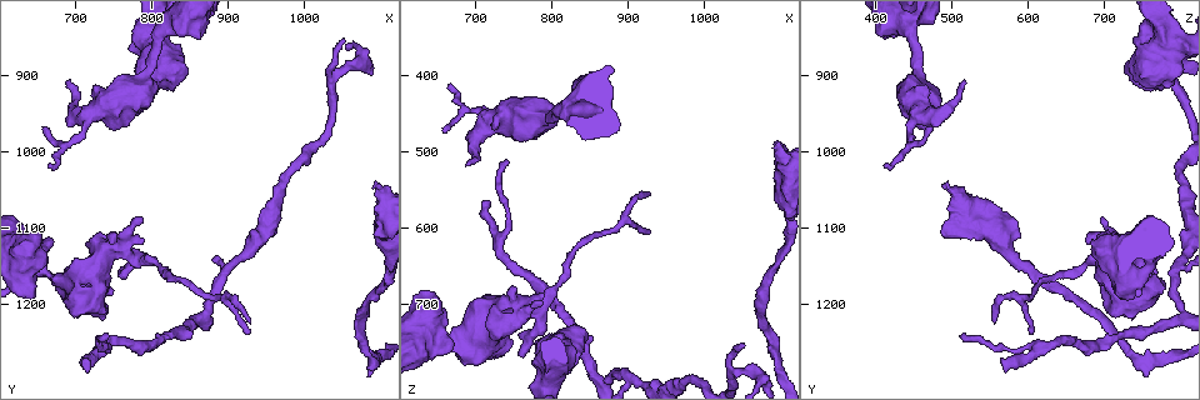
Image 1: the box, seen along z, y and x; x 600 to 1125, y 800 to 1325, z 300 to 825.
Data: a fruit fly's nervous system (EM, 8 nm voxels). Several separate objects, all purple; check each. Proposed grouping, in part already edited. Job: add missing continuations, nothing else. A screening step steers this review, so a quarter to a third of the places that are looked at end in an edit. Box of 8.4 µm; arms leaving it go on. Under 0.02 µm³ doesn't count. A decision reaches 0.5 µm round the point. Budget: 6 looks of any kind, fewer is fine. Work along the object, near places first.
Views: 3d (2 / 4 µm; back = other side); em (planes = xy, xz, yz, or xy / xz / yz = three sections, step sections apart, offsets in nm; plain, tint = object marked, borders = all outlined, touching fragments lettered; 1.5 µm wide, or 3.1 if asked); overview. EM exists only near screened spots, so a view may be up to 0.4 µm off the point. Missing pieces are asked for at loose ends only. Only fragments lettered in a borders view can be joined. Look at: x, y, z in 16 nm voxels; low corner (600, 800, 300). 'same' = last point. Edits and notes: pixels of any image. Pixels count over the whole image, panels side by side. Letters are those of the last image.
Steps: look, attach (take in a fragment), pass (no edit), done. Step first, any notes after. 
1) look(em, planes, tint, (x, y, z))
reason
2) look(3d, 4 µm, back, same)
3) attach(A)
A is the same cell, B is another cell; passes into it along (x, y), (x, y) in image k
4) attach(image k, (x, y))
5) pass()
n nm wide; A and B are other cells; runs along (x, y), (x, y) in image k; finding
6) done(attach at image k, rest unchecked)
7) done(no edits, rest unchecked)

look(3d, 4 µm, (720, 1290, 570))
free end

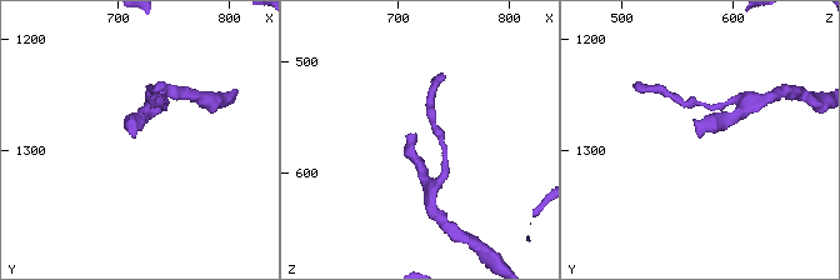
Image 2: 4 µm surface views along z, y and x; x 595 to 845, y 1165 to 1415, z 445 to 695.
look(em, planes, tint, (716, 1286, 570))
need the tissue

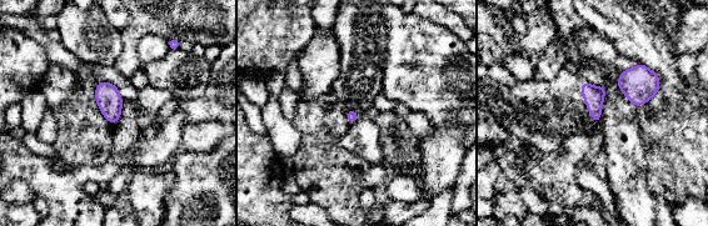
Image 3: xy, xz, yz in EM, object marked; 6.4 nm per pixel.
look(em, planes, borders, same)

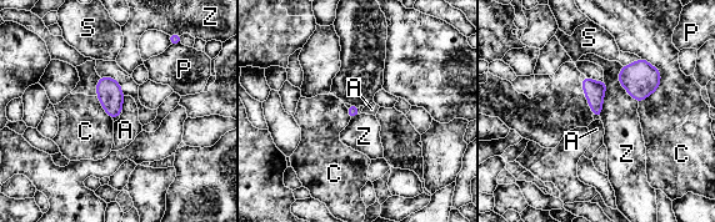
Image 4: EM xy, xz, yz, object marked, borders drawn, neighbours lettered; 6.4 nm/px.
pass()
A, C, P, S and Z are other cells; border along (604, 80), (606, 86), (600, 117) in image 4; none of them fits

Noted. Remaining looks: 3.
look(3d, 4 µm, (1090, 1050, 495))

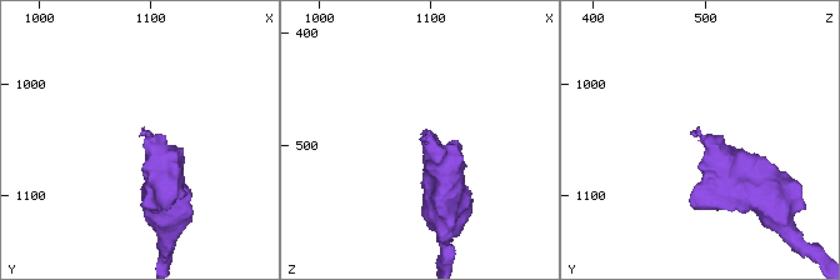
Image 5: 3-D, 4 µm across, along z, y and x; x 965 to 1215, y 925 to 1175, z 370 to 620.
look(em, xz, step 4, borders, (1092, 1046, 494))

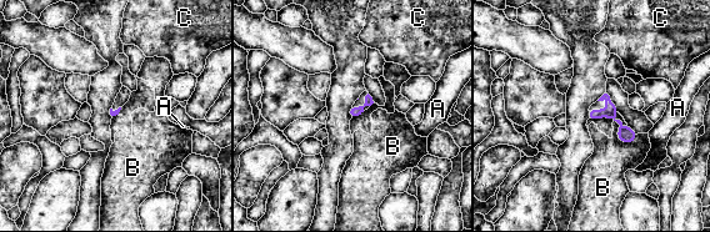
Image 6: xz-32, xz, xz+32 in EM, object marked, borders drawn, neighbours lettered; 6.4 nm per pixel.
look(em, planes, borders, same)

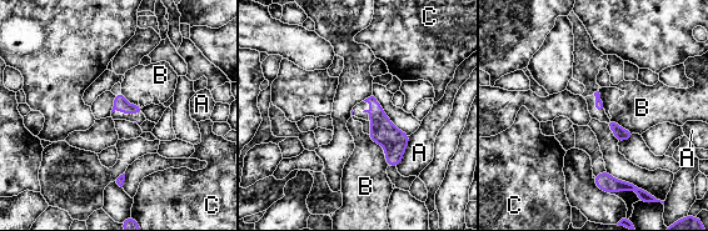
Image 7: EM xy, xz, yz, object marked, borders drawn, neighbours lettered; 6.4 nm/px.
pass()
A, B and C are other cells; none of them fits

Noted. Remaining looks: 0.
done(no edits, rest unchecked)

